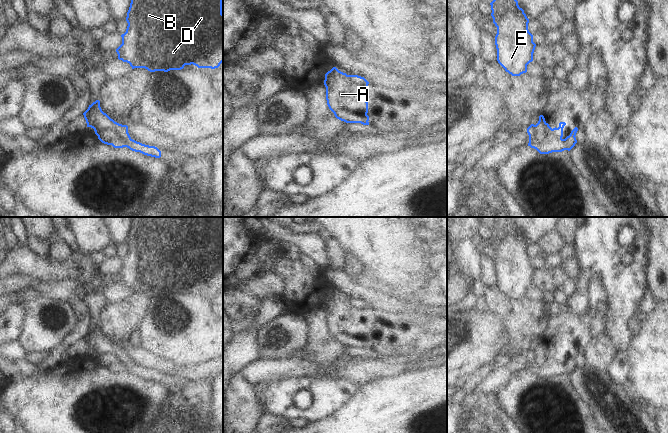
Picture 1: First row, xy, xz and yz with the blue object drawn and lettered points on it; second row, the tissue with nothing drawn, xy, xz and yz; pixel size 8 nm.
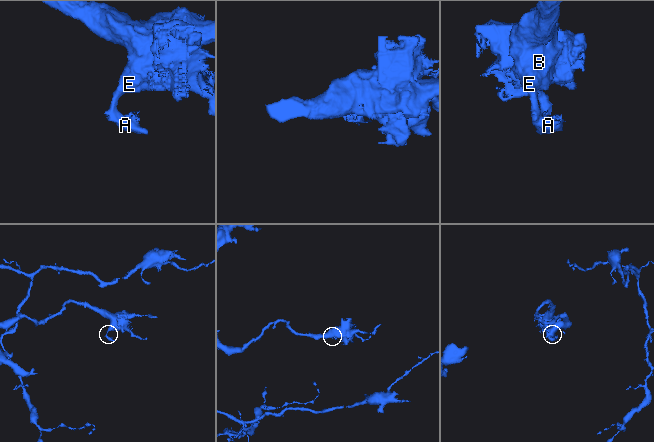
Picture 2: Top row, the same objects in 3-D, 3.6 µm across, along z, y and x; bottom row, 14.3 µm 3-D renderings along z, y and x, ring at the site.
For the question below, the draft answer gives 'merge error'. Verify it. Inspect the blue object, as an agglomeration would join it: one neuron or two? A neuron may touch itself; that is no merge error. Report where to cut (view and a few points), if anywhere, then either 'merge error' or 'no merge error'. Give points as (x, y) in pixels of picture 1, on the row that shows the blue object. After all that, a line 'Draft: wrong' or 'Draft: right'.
cut in xy along (96, 134), (102, 130), (115, 130), (121, 135), (126, 146); merge error
Draft: right

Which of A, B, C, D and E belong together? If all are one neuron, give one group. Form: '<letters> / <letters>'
A / B C D E

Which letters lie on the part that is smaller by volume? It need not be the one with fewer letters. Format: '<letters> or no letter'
A

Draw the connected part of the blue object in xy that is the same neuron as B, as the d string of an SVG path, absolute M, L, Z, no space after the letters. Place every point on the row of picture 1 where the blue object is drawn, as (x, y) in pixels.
M131 0L126 21L128 26L116 52L118 59L129 63L132 69L168 72L191 64L215 69L223 62L222 0Z

